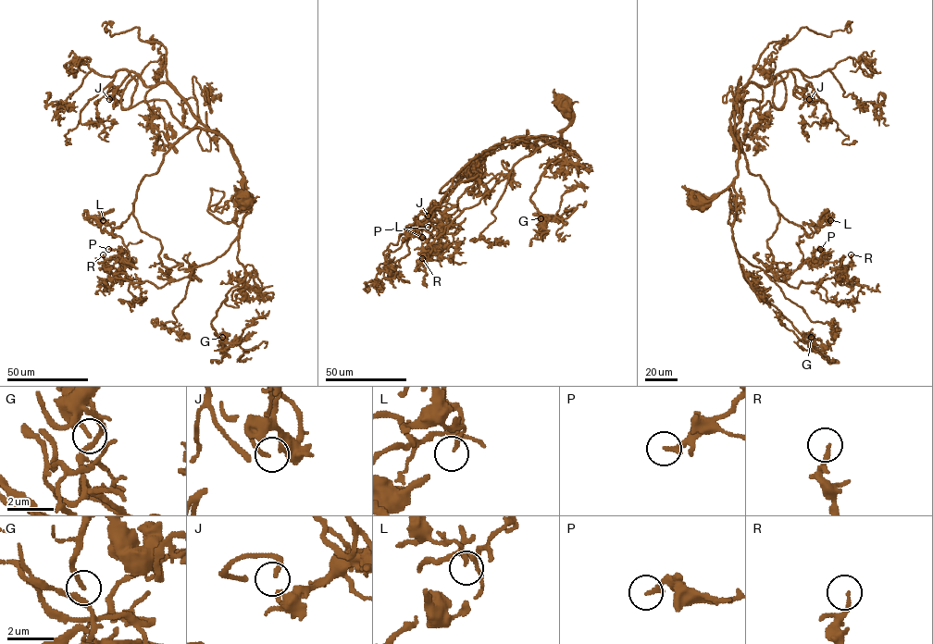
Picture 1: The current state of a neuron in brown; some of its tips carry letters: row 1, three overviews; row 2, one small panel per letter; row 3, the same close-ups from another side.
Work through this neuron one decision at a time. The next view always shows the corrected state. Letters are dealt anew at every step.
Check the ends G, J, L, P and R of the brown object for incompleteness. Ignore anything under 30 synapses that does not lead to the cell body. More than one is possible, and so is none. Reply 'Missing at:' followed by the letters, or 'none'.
Missing at: G, J

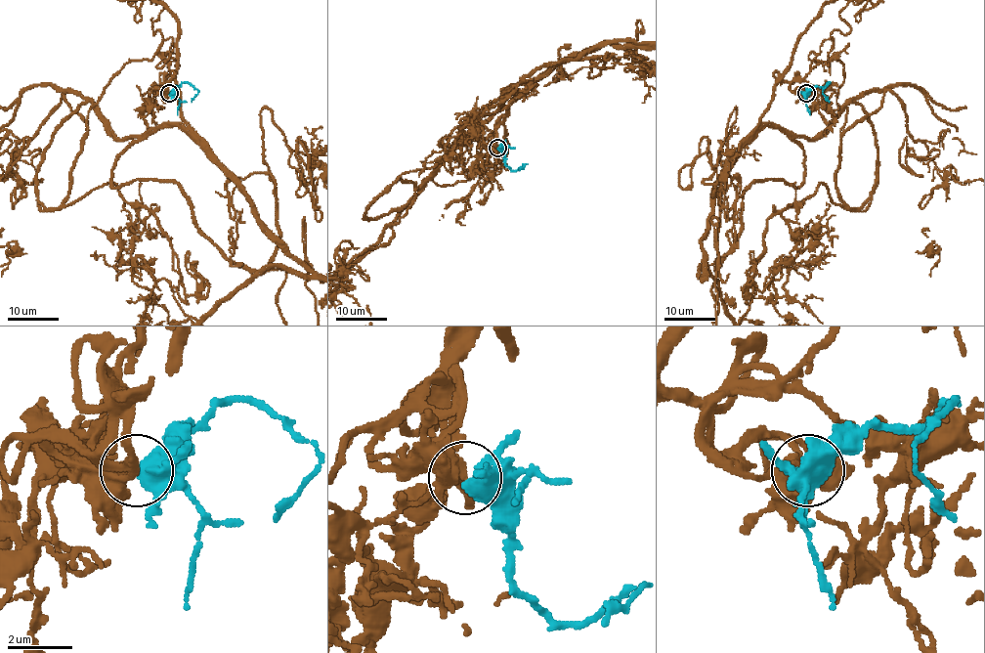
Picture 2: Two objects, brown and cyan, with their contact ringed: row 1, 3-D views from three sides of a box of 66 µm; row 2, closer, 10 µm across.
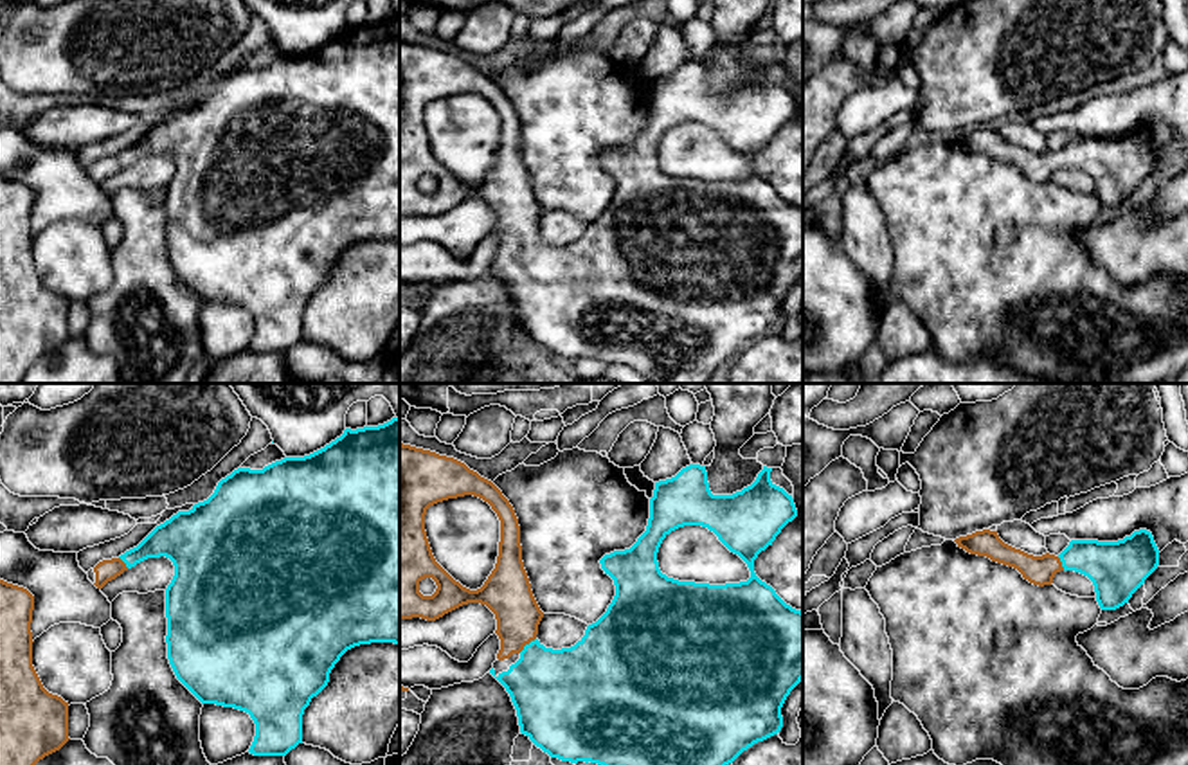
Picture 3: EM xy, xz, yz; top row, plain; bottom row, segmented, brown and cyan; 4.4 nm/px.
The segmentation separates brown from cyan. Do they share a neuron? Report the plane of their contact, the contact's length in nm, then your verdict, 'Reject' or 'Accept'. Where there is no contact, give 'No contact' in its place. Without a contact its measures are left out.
Touches brown in xz. Shared border 100 nm. Accept

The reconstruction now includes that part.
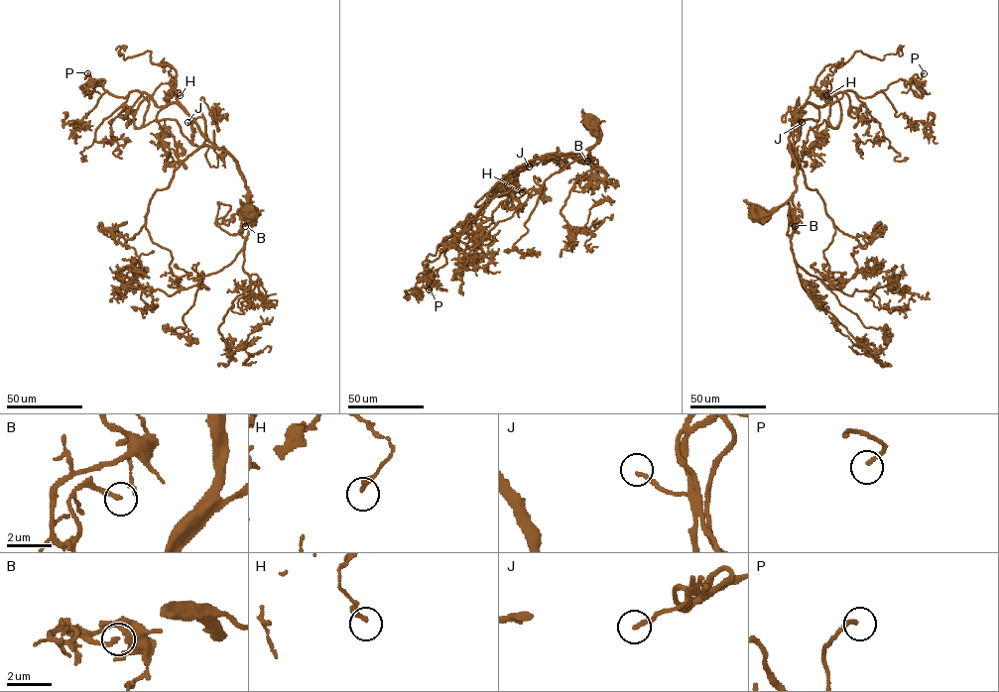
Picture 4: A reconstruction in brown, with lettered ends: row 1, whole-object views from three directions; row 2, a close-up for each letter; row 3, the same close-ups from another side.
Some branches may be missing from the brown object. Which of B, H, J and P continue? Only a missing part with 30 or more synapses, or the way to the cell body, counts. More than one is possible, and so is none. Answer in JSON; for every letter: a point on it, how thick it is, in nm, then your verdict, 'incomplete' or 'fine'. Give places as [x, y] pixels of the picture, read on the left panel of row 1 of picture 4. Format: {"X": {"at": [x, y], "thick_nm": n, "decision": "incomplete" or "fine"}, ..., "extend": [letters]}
{"B": {"at": [245, 226], "thick_nm": 220, "decision": "incomplete"}, "H": {"at": [180, 95], "thick_nm": 220, "decision": "fine"}, "J": {"at": [187, 122], "thick_nm": 170, "decision": "incomplete"}, "P": {"at": [87, 73], "thick_nm": 200, "decision": "incomplete"}, "extend": ["B", "J", "P"]}

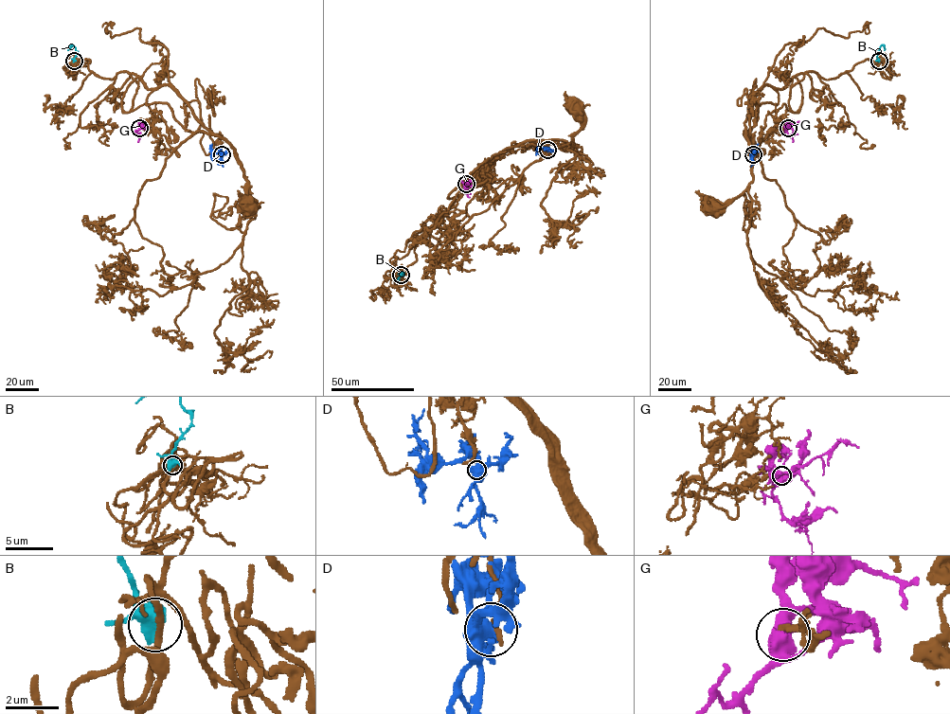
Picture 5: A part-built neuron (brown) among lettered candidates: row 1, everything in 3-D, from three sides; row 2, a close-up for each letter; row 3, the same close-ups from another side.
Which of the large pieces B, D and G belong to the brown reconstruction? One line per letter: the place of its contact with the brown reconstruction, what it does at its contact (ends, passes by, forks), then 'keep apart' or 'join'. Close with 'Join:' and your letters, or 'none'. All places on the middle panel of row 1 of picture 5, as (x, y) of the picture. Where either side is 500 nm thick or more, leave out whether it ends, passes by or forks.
B: contact (401, 275); keep apart
D: contact (547, 150); keep apart
G: contact (466, 184); join
Join: G

